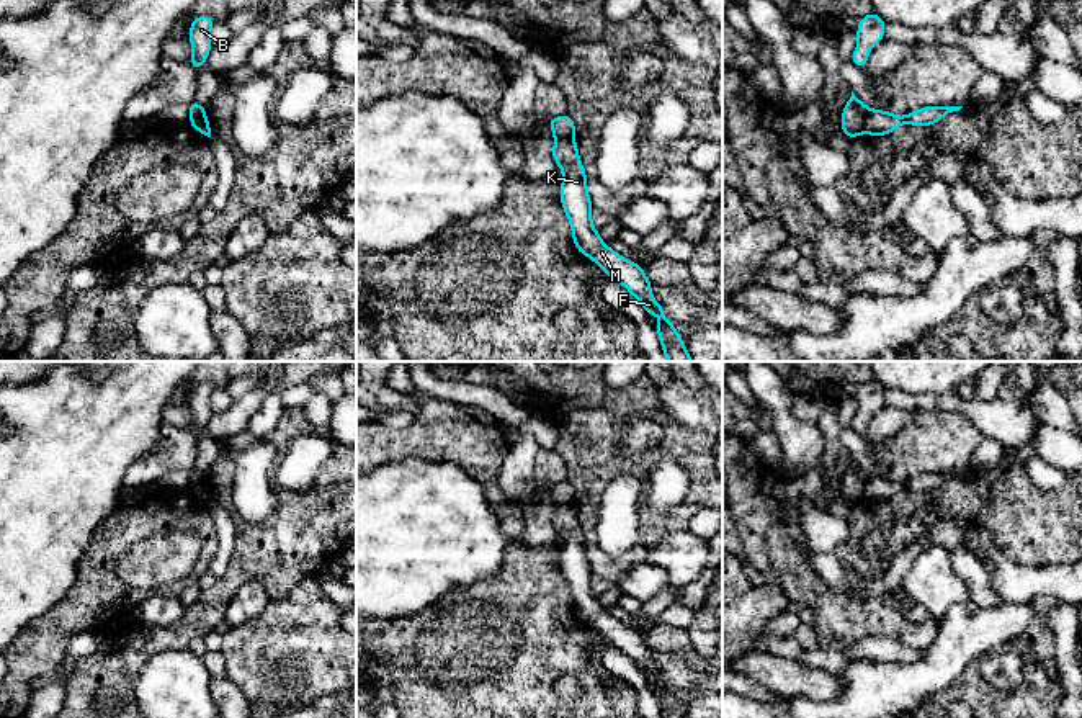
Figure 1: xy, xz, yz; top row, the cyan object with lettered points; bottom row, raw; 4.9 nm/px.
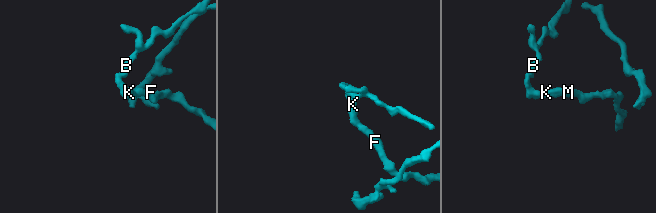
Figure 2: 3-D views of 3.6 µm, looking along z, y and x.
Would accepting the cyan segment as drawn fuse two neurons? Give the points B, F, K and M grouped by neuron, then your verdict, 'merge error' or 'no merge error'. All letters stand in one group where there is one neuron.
B / F K M | merge error

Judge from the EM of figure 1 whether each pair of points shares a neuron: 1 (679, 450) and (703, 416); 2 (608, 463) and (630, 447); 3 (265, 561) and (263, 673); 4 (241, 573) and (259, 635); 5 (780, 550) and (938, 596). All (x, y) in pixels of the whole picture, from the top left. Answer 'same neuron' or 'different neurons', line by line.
1: different neurons
2: different neurons
3: different neurons
4: different neurons
5: different neurons

